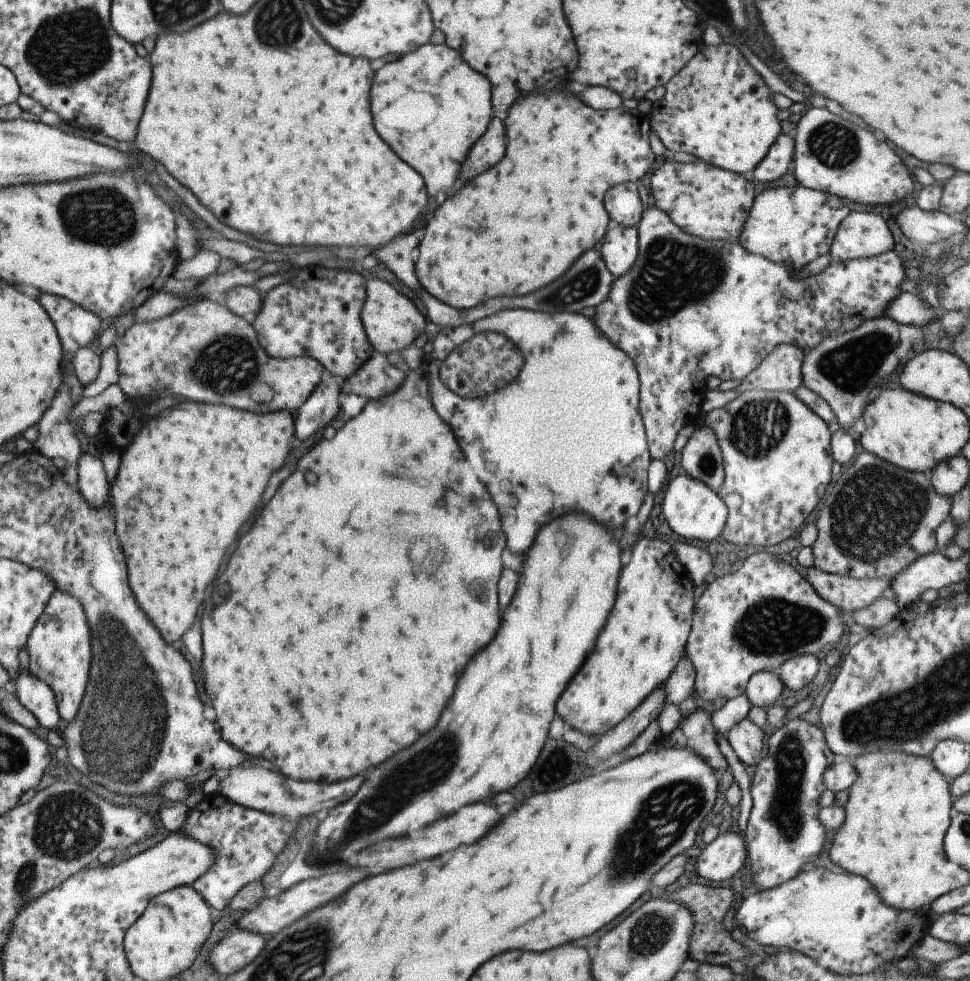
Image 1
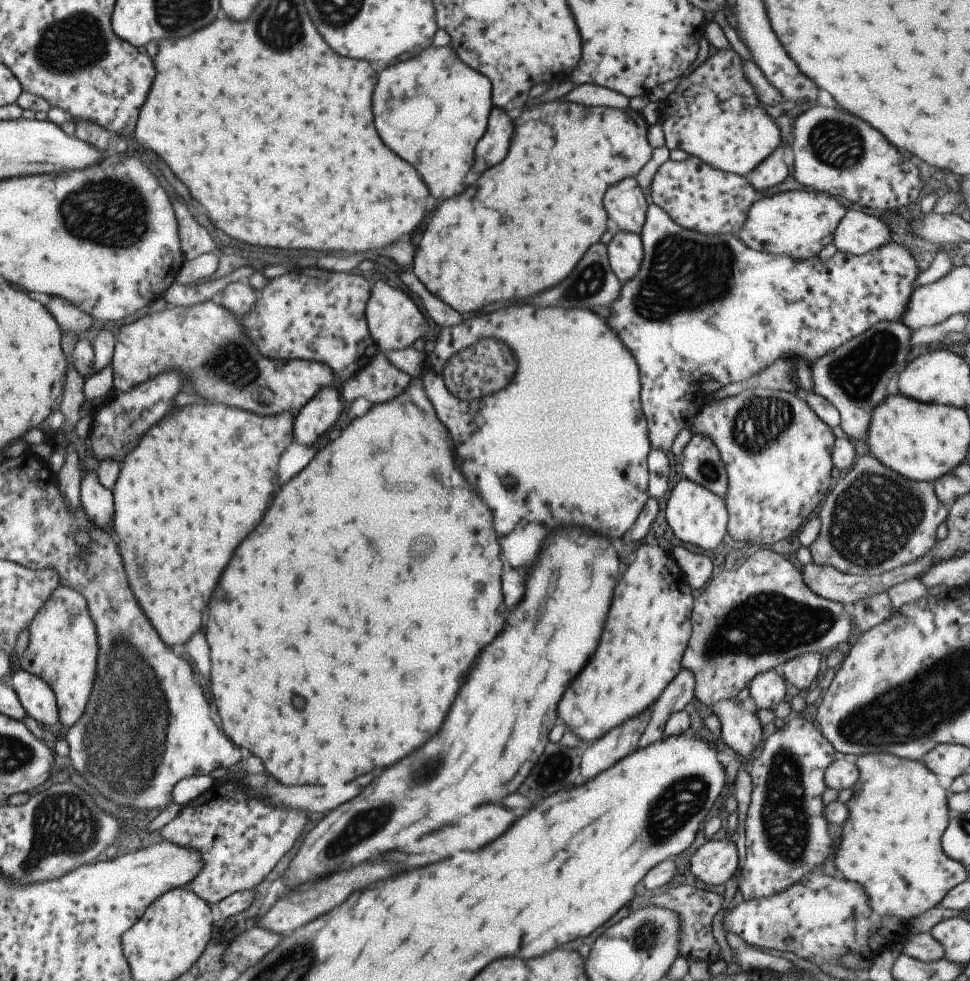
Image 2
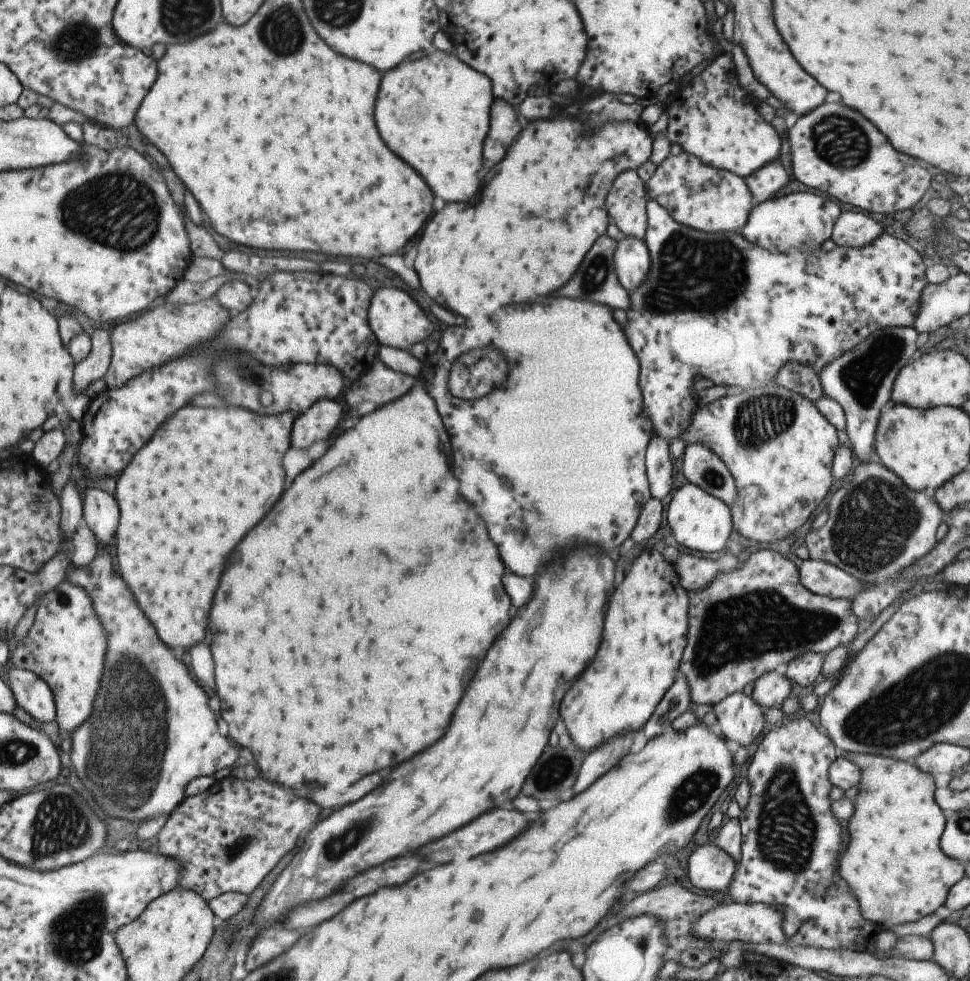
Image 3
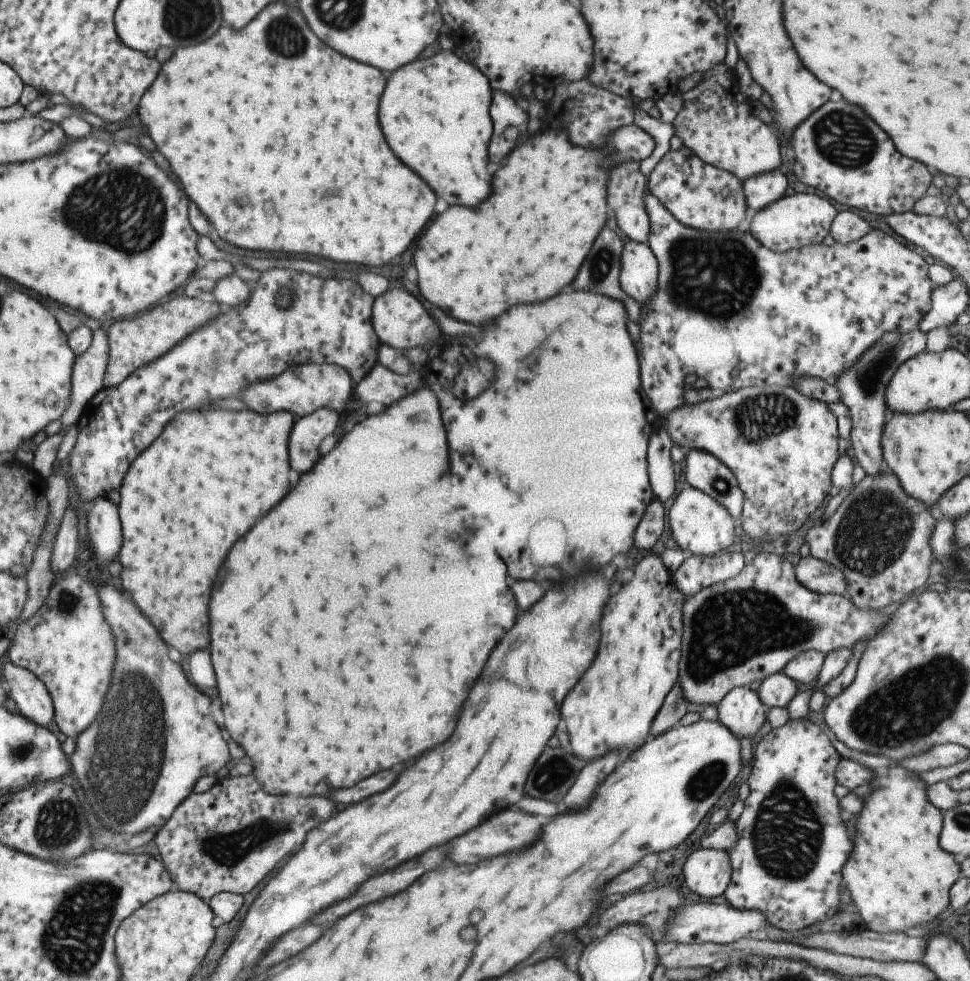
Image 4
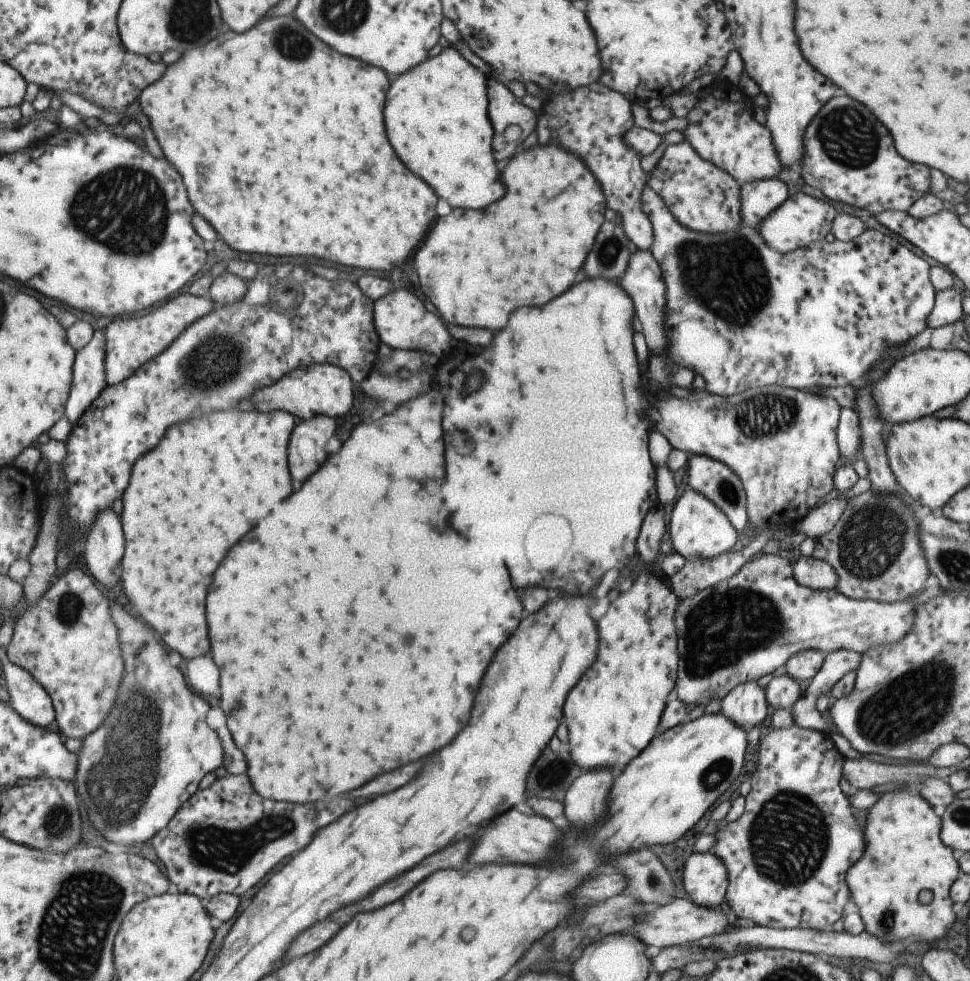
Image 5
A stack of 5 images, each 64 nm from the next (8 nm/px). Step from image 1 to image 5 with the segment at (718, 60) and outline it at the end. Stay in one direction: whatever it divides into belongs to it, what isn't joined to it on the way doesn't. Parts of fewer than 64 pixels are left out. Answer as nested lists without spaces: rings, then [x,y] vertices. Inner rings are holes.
[[[719,74],[709,88],[695,92],[695,98],[699,102],[685,116],[687,126],[683,138],[693,146],[701,160],[729,174],[739,186],[779,176],[783,170],[781,162],[775,154],[767,128],[753,120],[749,98],[743,98],[743,94],[731,86],[731,82],[725,82]]]

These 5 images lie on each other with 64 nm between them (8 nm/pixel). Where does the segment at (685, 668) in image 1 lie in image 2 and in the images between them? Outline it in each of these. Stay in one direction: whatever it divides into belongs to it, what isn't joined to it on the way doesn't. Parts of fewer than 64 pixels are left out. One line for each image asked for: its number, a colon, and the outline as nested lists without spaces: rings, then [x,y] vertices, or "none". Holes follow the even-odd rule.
2: [[[681,668],[653,704],[649,724],[641,734],[643,744],[653,744],[655,740],[659,740],[663,734],[663,722],[669,718],[669,714],[683,710],[693,696],[695,696],[695,676],[691,674],[691,670]]]

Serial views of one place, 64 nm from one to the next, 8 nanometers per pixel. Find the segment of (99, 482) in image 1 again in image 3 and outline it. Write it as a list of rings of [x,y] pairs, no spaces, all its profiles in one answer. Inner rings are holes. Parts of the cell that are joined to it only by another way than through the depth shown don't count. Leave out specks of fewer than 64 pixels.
[[[85,488],[83,492],[83,522],[99,540],[99,546],[107,546],[113,540],[117,528],[117,500],[99,488]]]

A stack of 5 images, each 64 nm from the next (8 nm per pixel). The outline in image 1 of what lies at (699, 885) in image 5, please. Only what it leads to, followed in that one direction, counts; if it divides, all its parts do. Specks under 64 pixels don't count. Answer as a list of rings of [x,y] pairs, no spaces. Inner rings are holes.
[[[725,832],[697,854],[697,876],[719,882],[733,878],[747,858],[745,836],[741,832]]]

